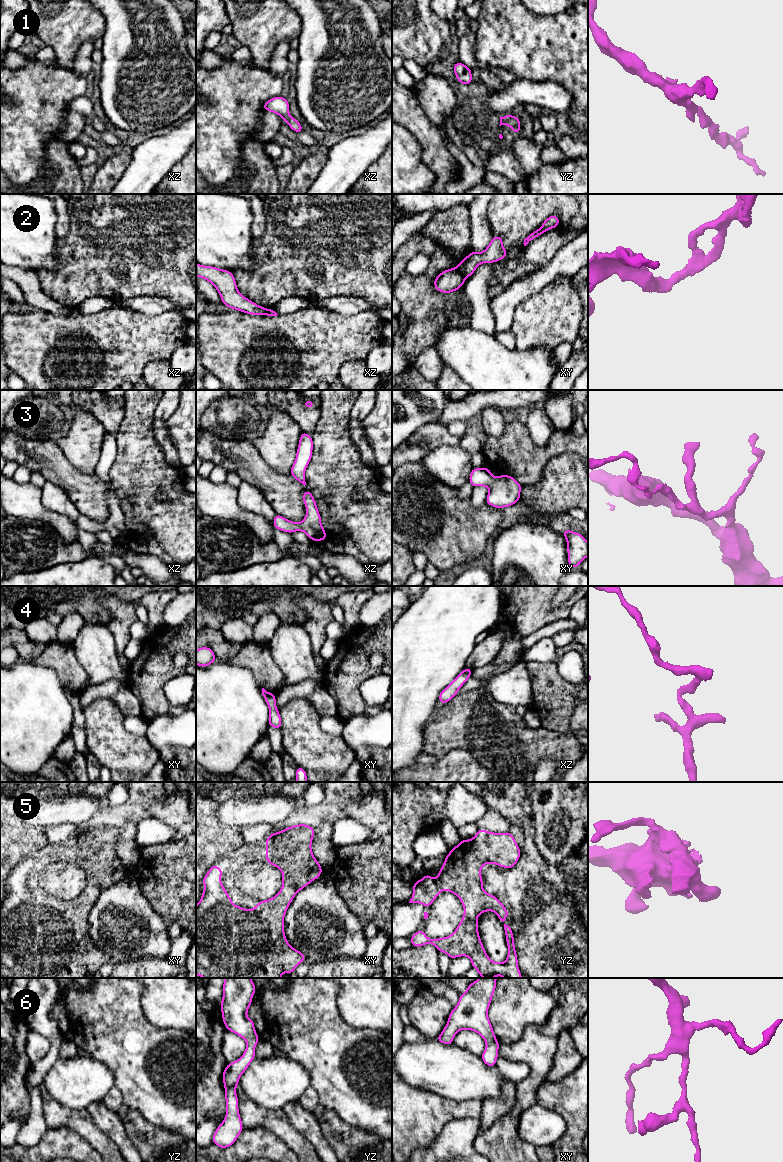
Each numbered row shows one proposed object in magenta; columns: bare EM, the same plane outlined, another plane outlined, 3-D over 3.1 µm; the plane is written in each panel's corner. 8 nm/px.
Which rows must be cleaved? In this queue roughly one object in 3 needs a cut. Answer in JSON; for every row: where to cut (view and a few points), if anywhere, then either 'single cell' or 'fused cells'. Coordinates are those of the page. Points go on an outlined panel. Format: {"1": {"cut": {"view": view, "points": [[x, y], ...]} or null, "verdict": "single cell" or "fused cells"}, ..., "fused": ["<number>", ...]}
{"1": {"cut": null, "verdict": "single cell"}, "2": {"cut": {"view": "xy", "points": [[456, 267], [465, 278]]}, "verdict": "fused cells"}, "3": {"cut": null, "verdict": "single cell"}, "4": {"cut": null, "verdict": "single cell"}, "5": {"cut": null, "verdict": "single cell"}, "6": {"cut": null, "verdict": "single cell"}, "fused": ["2"]}

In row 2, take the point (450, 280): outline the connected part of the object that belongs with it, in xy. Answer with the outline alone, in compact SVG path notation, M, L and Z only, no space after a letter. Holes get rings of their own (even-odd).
M451 268L444 270L435 277L434 287L441 293L451 293L460 289L464 282L465 278L457 268Z

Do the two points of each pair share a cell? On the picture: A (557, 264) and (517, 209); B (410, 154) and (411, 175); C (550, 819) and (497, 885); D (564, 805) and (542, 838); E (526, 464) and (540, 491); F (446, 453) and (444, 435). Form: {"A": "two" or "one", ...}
{"A": "two", "B": "one", "C": "two", "D": "one", "E": "two", "F": "two"}

